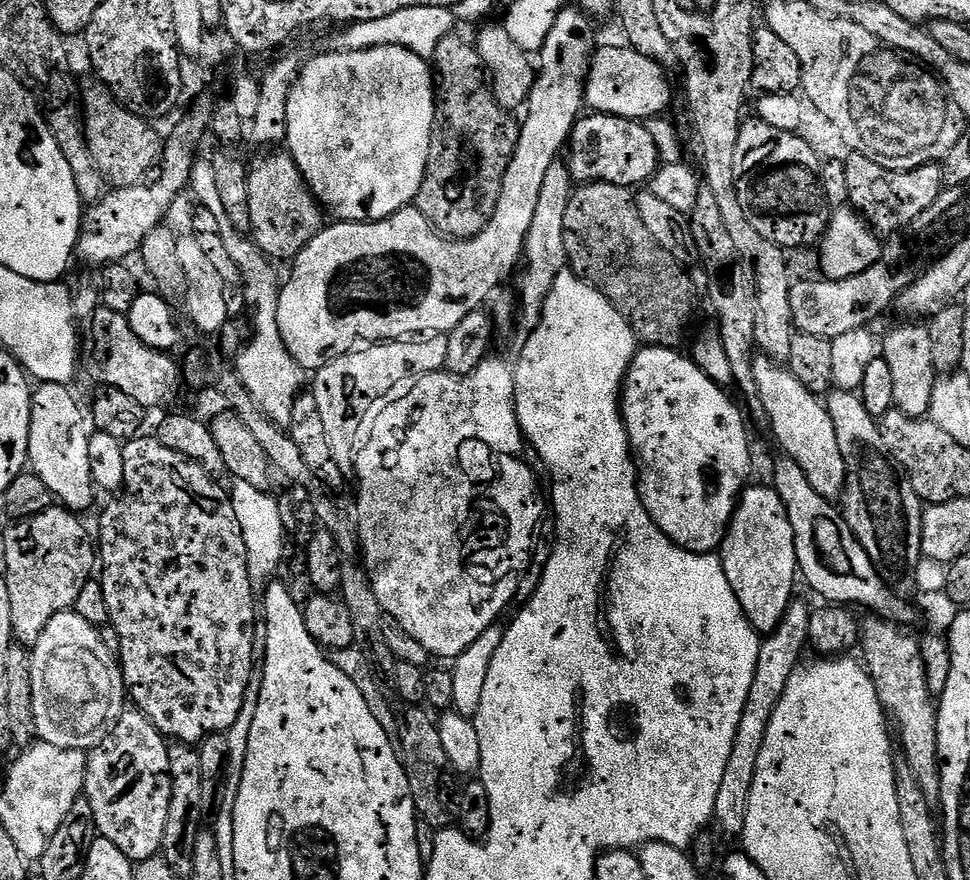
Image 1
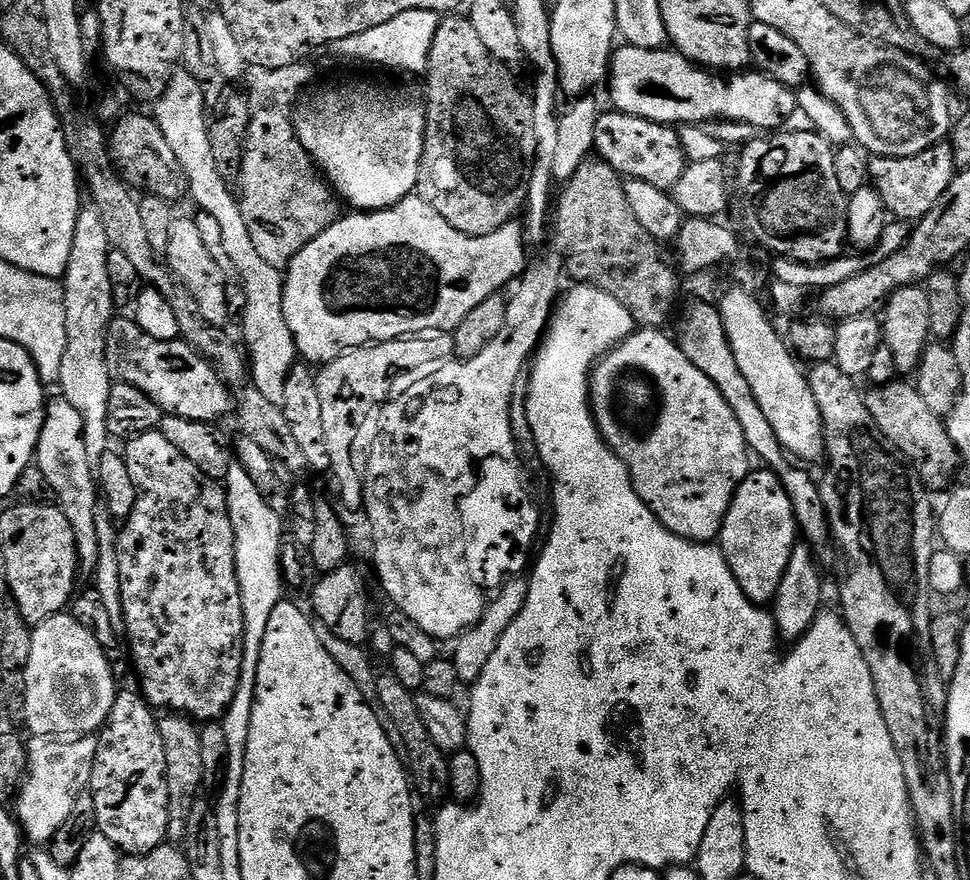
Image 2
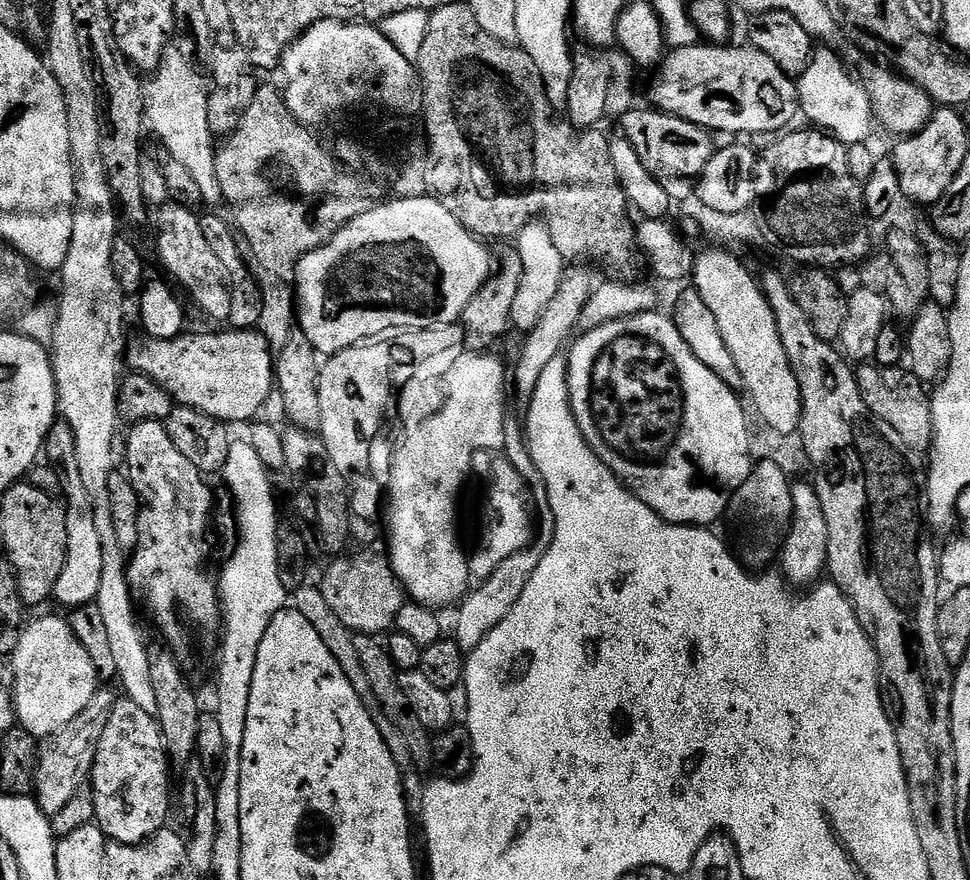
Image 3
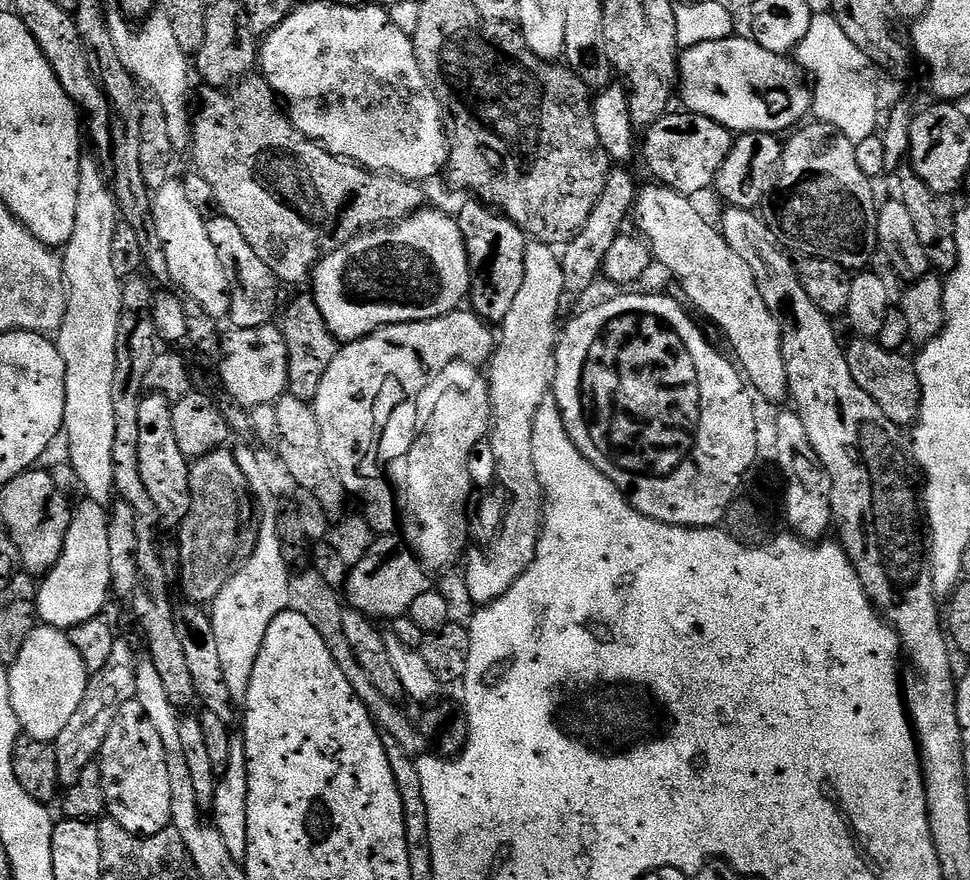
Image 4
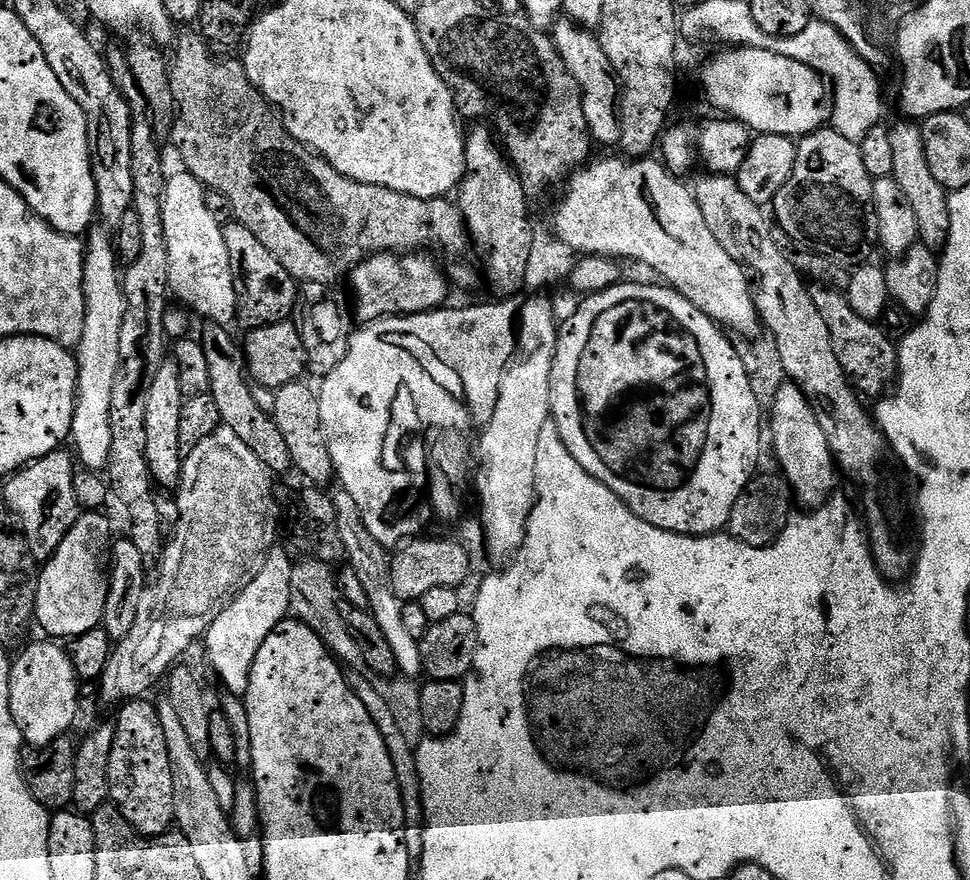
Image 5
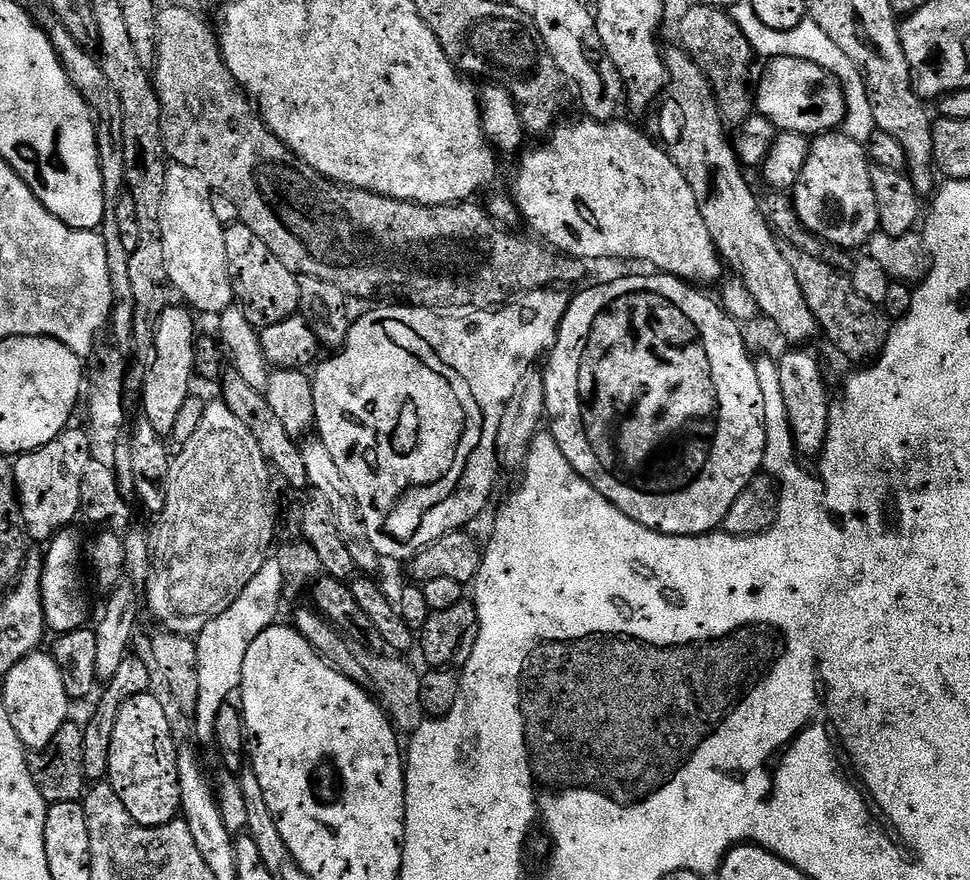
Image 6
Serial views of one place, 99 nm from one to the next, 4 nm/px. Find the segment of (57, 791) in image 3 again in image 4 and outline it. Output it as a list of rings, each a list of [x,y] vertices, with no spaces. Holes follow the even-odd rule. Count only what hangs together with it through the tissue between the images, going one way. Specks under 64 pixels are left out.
[[[117,642],[106,666],[91,673],[86,694],[82,698],[82,706],[74,710],[74,718],[66,722],[66,730],[62,730],[62,734],[58,734],[54,741],[61,785],[78,782],[78,774],[82,774],[82,770],[86,770],[86,766],[90,766],[99,757],[102,742],[106,742],[106,734],[110,734],[110,726],[114,726],[118,710],[122,710],[122,706],[126,706],[126,702],[130,702],[136,695],[137,659],[137,653],[132,653],[130,645]]]

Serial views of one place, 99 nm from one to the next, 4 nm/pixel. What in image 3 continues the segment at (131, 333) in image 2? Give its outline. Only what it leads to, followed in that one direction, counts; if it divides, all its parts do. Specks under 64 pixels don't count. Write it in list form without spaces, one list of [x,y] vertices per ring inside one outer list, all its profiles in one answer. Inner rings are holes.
[[[227,330],[228,332],[200,332],[197,336],[181,334],[172,340],[153,340],[137,334],[126,344],[126,364],[132,372],[141,372],[146,378],[158,382],[177,405],[210,414],[215,420],[251,421],[256,411],[274,392],[274,352],[264,335],[258,330]]]

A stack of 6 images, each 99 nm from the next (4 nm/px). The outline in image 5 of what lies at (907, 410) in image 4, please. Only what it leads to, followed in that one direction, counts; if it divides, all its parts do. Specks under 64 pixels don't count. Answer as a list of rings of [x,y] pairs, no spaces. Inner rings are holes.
[[[813,283],[810,291],[814,306],[818,306],[822,314],[822,322],[828,324],[834,342],[834,354],[840,359],[842,370],[852,381],[853,388],[865,397],[879,397],[887,389],[884,387],[887,384],[889,387],[895,381],[900,370],[900,354],[893,337],[877,321],[867,320],[858,314],[843,291],[818,283]]]

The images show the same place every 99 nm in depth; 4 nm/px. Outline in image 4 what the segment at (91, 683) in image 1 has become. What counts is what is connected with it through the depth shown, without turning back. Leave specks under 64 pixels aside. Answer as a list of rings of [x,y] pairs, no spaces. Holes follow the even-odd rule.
[[[37,626],[26,638],[18,658],[11,664],[8,670],[8,681],[10,682],[10,702],[14,706],[14,714],[18,714],[23,735],[30,738],[38,738],[54,742],[62,730],[66,730],[66,722],[74,718],[74,710],[82,706],[82,698],[86,694],[90,674],[74,650],[74,642],[70,642],[67,631],[47,626]]]

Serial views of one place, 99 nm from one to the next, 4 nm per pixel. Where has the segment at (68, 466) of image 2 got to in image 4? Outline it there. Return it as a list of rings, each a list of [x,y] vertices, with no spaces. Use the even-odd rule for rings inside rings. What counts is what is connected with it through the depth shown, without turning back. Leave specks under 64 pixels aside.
[[[87,498],[81,499],[81,501],[80,505],[78,503],[75,505],[72,513],[72,521],[70,522],[70,530],[66,530],[66,542],[62,546],[62,558],[58,558],[56,565],[50,569],[48,575],[43,577],[38,584],[38,591],[36,593],[36,610],[38,613],[38,620],[41,625],[49,628],[67,630],[69,628],[73,628],[74,626],[78,626],[82,622],[90,622],[90,618],[101,615],[101,613],[105,611],[103,608],[107,606],[108,600],[110,601],[110,593],[112,591],[112,579],[110,578],[110,545],[106,542],[109,509],[105,507],[105,505],[96,504],[93,500]]]

